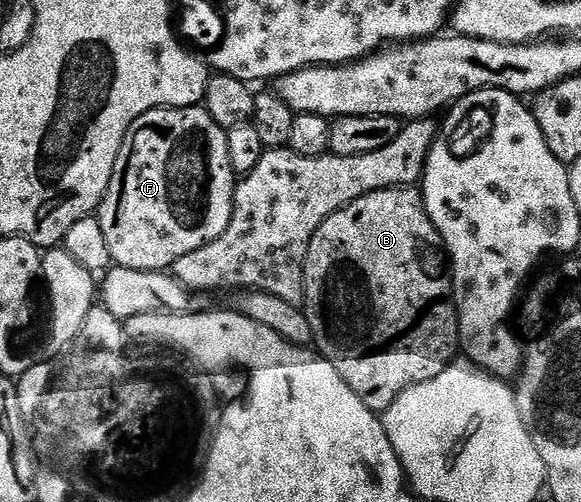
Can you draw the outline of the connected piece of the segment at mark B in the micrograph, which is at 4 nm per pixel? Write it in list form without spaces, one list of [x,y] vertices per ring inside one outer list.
[[[415,187],[382,189],[381,191],[373,191],[369,195],[361,195],[361,199],[357,199],[353,203],[346,205],[346,207],[343,209],[337,210],[337,212],[333,215],[329,215],[329,219],[325,219],[325,223],[321,223],[321,227],[317,227],[317,231],[313,234],[313,236],[311,236],[307,258],[303,261],[303,304],[301,308],[303,314],[305,314],[305,316],[307,316],[309,319],[309,327],[313,331],[314,348],[317,350],[318,356],[322,357],[324,361],[328,361],[328,363],[332,365],[332,367],[337,371],[337,375],[341,375],[341,379],[345,379],[345,383],[351,388],[353,395],[357,395],[357,399],[361,399],[361,403],[365,403],[365,407],[369,407],[369,411],[376,415],[382,415],[384,411],[387,410],[387,408],[390,407],[393,402],[395,402],[397,395],[401,395],[401,391],[405,391],[407,389],[408,385],[425,383],[429,379],[433,379],[437,375],[441,375],[441,371],[448,369],[448,367],[456,360],[457,350],[460,348],[459,315],[455,312],[455,298],[453,296],[453,286],[449,276],[449,269],[445,264],[445,257],[441,252],[440,246],[436,244],[438,241],[439,232],[436,231],[436,229],[433,227],[433,223],[427,217],[427,208],[423,206],[423,194],[418,188]]]

